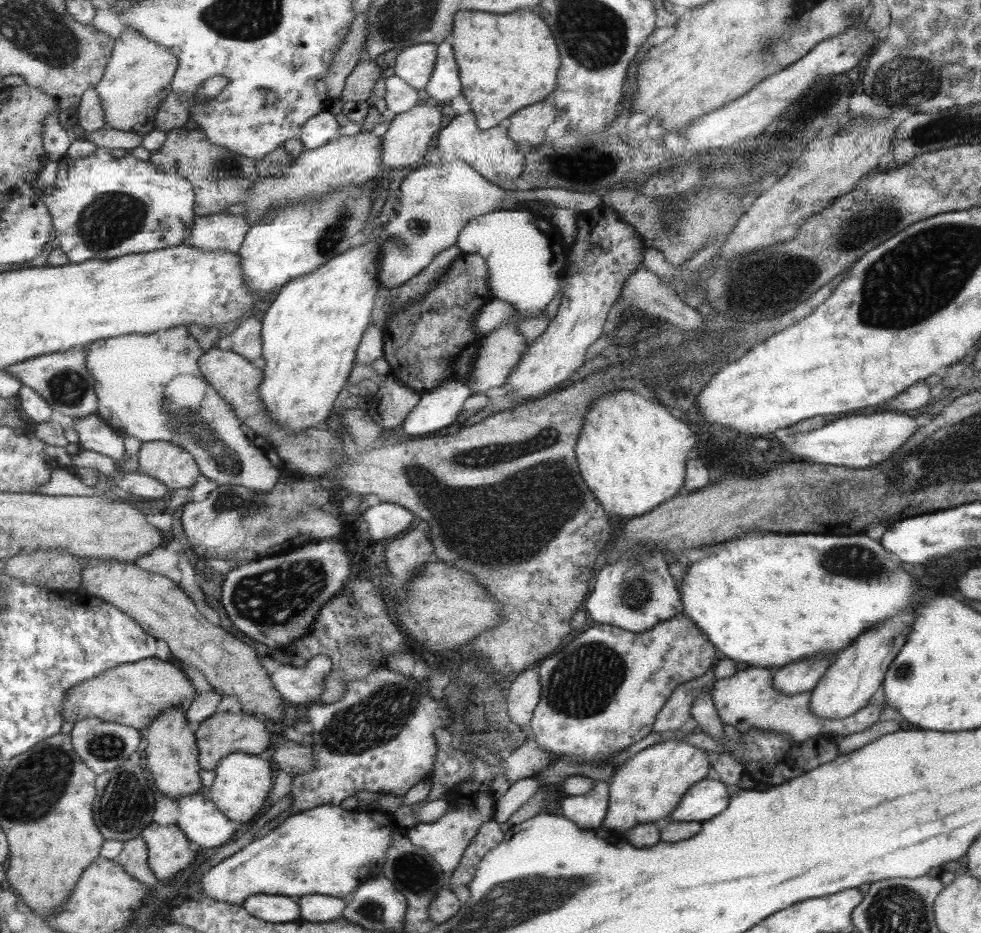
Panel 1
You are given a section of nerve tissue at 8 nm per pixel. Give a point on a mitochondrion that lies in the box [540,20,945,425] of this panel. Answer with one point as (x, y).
(902, 78)

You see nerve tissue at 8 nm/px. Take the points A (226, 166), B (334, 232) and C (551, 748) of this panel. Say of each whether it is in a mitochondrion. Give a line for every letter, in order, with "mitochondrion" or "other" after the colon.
A: mitochondrion
B: mitochondrion
C: other

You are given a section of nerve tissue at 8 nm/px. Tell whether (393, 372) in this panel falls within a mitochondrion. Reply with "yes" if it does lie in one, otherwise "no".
no

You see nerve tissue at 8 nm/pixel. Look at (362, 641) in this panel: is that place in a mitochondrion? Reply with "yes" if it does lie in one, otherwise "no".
yes

